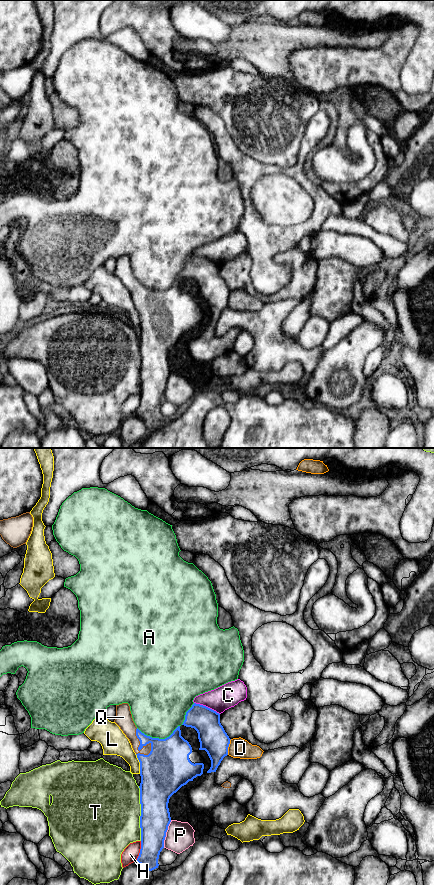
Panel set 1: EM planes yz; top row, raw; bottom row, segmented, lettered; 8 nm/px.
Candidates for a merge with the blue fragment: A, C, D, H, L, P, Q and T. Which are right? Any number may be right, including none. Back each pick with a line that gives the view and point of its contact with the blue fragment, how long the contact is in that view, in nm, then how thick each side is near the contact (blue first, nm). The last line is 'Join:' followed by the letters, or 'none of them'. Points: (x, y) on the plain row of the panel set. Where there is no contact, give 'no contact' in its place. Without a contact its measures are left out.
Q: yz (140, 296) | 240 nm | 300/140 nm
Join: Q

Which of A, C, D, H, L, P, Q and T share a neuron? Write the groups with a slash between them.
A / C / D / H / L / P / Q / T

